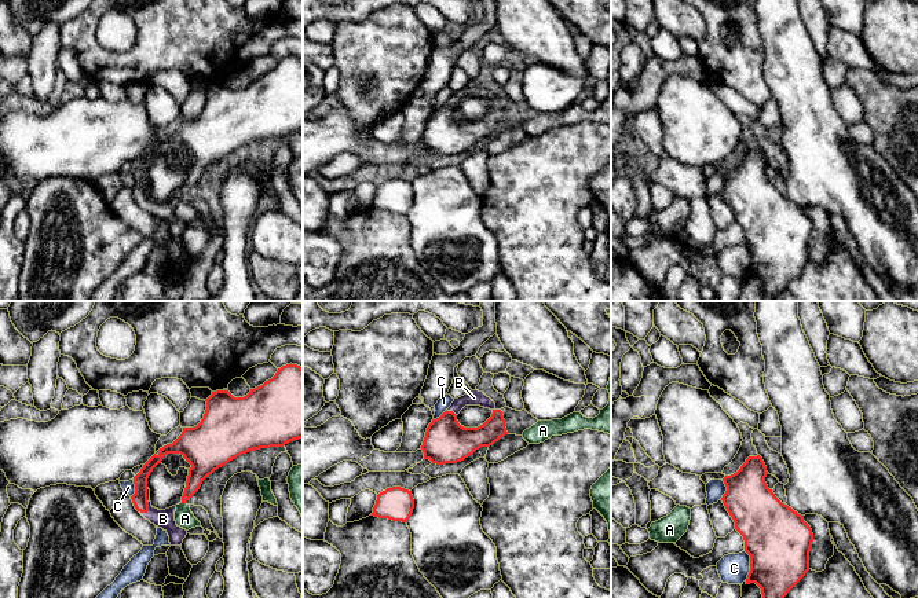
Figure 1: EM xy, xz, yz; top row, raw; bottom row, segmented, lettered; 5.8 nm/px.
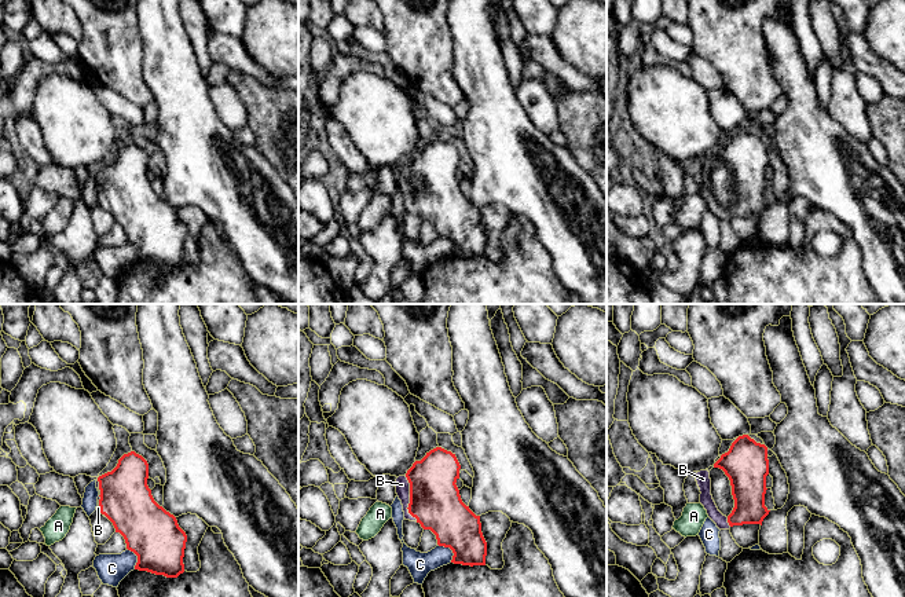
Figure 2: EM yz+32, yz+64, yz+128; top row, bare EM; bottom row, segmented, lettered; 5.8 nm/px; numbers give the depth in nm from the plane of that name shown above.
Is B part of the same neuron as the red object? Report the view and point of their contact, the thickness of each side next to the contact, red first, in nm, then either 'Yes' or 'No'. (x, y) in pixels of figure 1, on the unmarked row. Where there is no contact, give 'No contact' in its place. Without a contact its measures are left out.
Touches red at xy (147, 195). Thickness 90 nm (red) against 110 nm. Yes

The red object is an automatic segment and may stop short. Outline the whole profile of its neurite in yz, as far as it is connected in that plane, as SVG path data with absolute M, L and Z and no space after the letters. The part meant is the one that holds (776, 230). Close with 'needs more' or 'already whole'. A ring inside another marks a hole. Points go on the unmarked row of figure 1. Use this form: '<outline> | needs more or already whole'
M749 148L736 165L723 170L727 183L721 192L735 214L735 221L743 228L745 243L750 247L746 276L756 275L767 301L778 301L787 285L809 263L813 225L804 208L782 195L768 180L767 166L762 150Z | already whole

